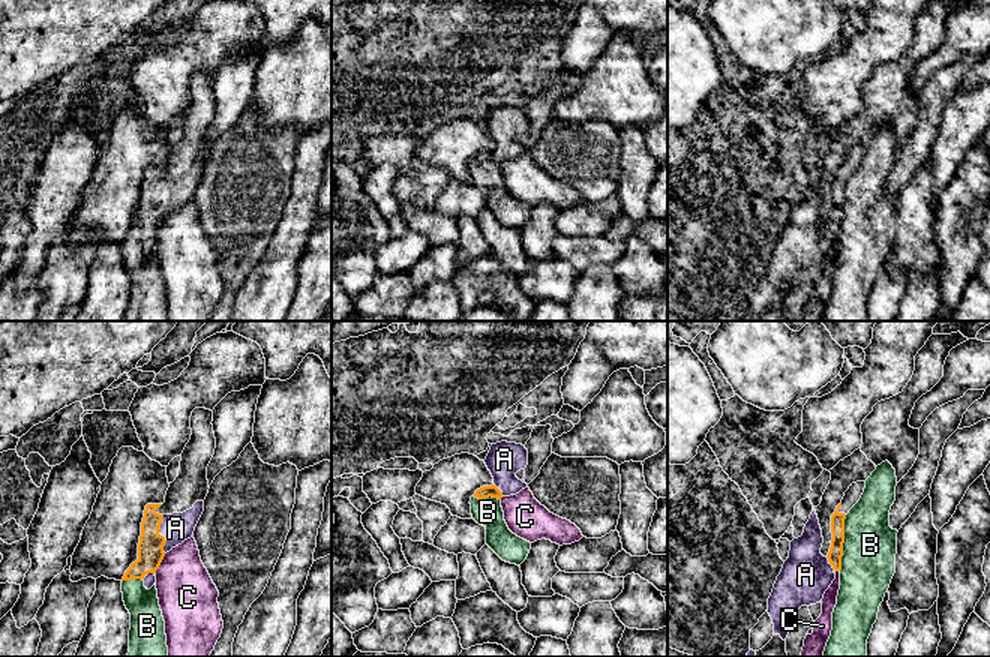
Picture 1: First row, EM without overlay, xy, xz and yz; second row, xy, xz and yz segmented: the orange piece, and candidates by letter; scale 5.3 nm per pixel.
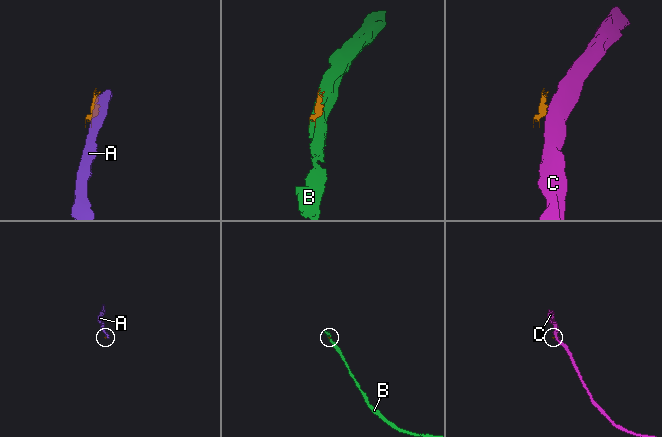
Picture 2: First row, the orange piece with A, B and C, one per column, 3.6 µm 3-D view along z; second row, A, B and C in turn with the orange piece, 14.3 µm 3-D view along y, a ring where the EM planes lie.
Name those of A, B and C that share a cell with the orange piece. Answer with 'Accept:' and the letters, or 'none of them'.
Accept: A

